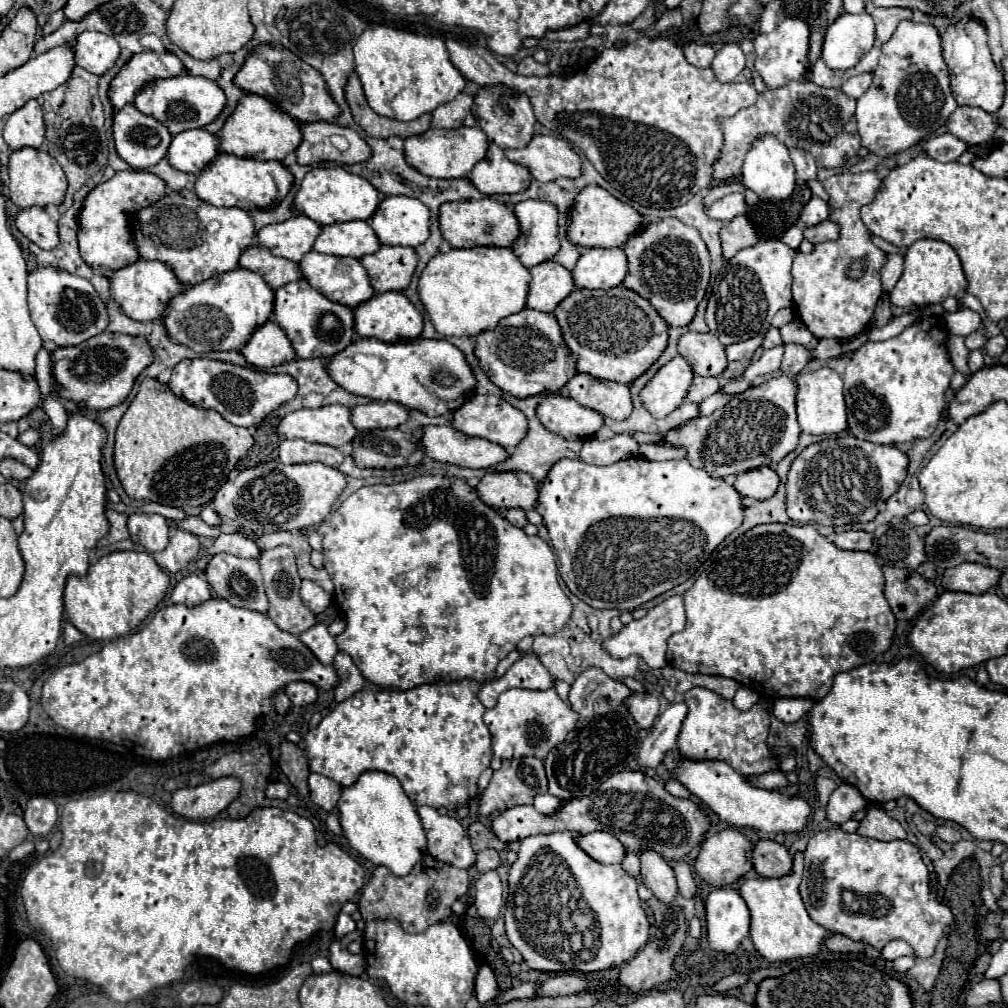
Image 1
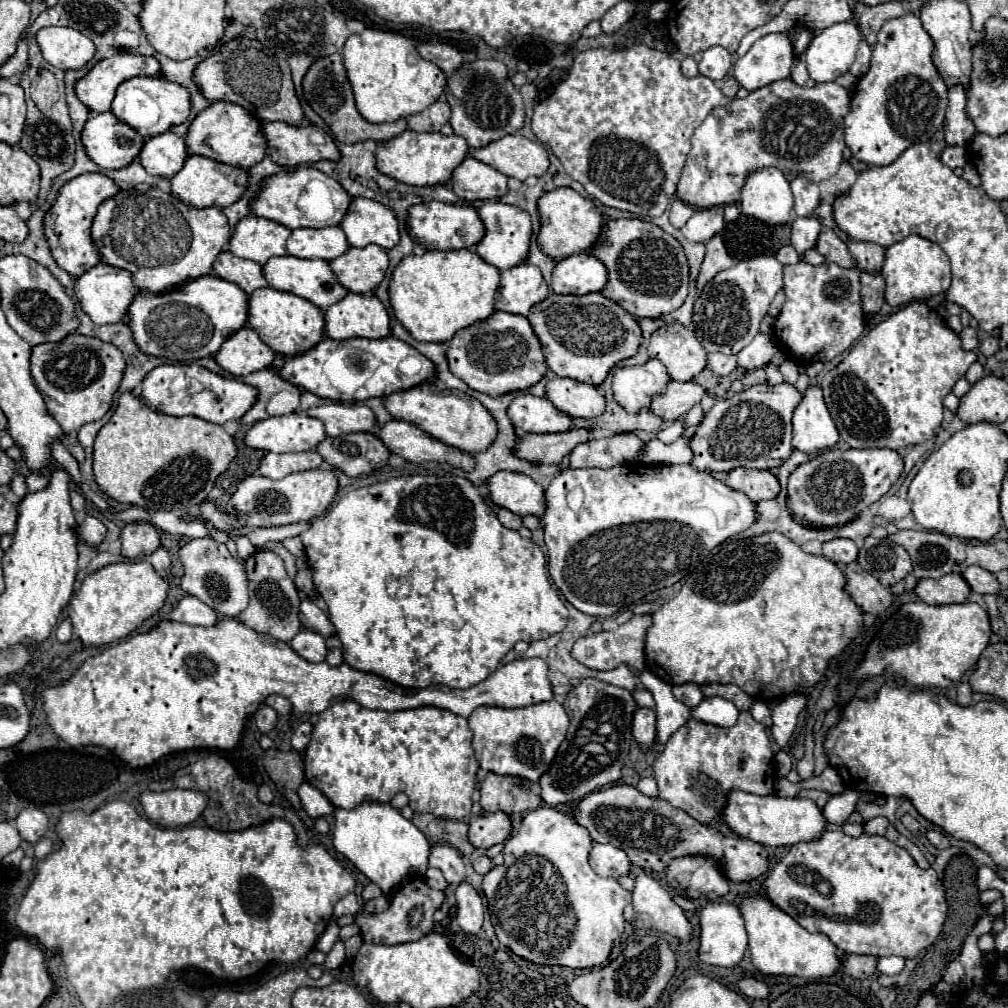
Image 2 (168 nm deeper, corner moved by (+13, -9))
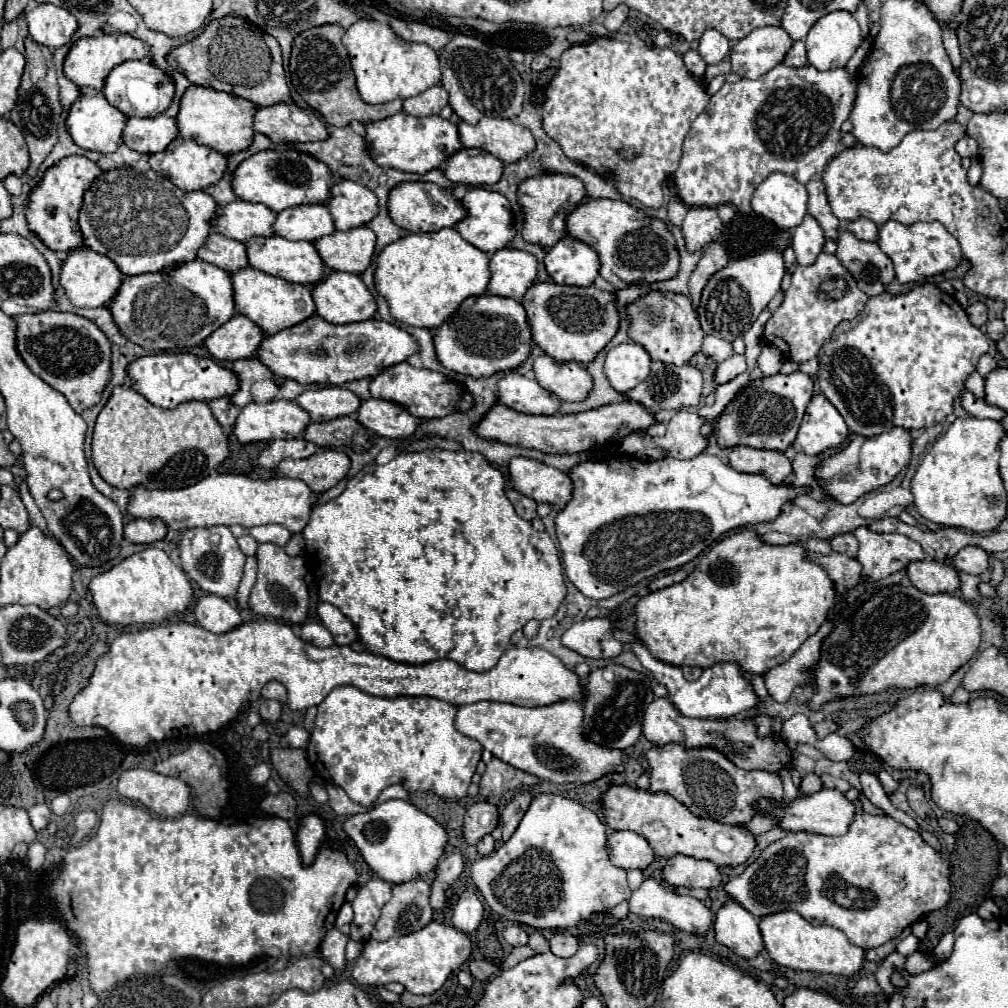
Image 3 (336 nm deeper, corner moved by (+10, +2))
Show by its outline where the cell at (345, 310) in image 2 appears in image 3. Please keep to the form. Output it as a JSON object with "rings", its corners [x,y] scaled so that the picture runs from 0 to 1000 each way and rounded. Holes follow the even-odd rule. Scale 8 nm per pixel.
{"rings":[[[330,268],[309,286],[314,312],[328,321],[348,321],[370,315],[374,302],[354,272]]]}

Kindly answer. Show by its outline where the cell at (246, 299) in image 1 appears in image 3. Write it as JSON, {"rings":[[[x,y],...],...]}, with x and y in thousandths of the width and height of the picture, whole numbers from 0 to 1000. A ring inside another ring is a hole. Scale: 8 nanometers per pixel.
{"rings":[[[191,258],[164,270],[124,274],[108,310],[118,329],[144,347],[180,347],[199,341],[231,312],[229,274],[203,258]]]}

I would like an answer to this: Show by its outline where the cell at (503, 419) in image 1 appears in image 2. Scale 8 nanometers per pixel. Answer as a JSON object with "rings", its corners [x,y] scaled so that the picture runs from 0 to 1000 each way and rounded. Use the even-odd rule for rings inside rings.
{"rings":[[[417,382],[381,394],[381,402],[393,416],[411,420],[431,436],[468,451],[470,447],[482,447],[490,438],[490,432],[494,432],[494,422],[486,416],[486,408],[482,408],[474,396],[460,392],[458,388],[437,388],[433,382]]]}

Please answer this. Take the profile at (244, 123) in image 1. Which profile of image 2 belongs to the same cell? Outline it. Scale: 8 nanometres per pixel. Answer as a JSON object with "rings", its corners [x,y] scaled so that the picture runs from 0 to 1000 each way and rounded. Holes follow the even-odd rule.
{"rings":[[[212,100],[190,120],[185,134],[185,146],[188,154],[200,154],[240,168],[252,166],[264,154],[264,138],[260,134],[260,124],[256,122],[256,118],[252,118],[242,106],[224,100]]]}

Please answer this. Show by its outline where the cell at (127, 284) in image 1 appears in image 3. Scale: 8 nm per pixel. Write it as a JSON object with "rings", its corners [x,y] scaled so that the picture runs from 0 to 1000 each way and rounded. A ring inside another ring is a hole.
{"rings":[[[84,244],[72,246],[66,250],[66,256],[61,260],[61,276],[59,276],[68,300],[76,306],[98,306],[106,304],[114,290],[122,280],[122,272],[112,258],[102,252],[96,252]]]}

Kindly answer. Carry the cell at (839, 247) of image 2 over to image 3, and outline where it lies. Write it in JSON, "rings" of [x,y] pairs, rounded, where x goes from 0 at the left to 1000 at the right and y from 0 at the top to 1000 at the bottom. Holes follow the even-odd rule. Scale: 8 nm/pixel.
{"rings":[[[836,226],[830,238],[830,256],[846,272],[850,284],[862,294],[878,290],[882,280],[888,276],[884,256],[870,240],[852,238]]]}

